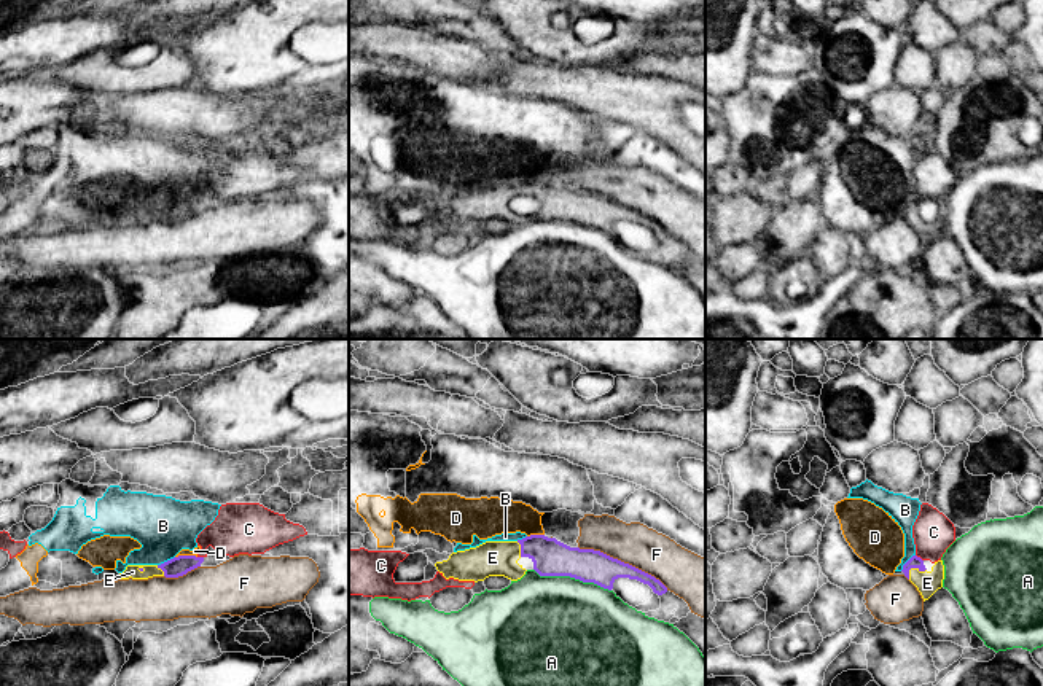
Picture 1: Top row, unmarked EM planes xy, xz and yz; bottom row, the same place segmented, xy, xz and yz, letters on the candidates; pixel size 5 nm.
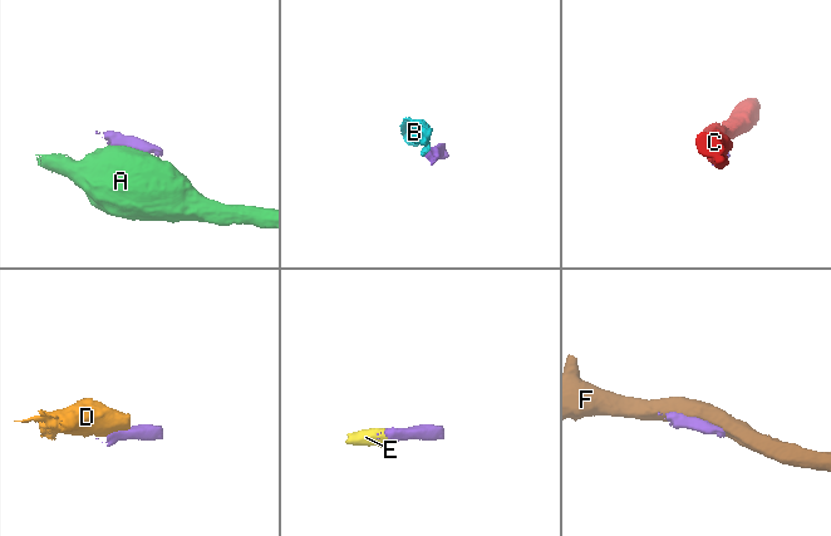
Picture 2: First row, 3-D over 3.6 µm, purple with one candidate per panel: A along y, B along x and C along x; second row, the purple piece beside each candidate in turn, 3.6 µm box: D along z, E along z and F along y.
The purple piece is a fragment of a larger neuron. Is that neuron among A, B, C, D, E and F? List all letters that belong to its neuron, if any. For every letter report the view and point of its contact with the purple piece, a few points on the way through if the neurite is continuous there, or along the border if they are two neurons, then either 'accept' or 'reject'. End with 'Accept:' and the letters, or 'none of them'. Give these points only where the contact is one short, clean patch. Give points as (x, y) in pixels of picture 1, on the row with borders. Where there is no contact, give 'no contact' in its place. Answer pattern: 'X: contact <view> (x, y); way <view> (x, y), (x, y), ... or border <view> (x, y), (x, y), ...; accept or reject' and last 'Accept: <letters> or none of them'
A: contact xz (572, 576); reject
B: contact yz (906, 562); border yz (914, 554), (900, 570); reject
C: contact yz (919, 557); reject
D: contact xz (535, 535); reject
E: contact yz (913, 567); way yz (914, 562), (913, 567), (927, 583); accept
F: contact xz (623, 562); reject
Accept: E

